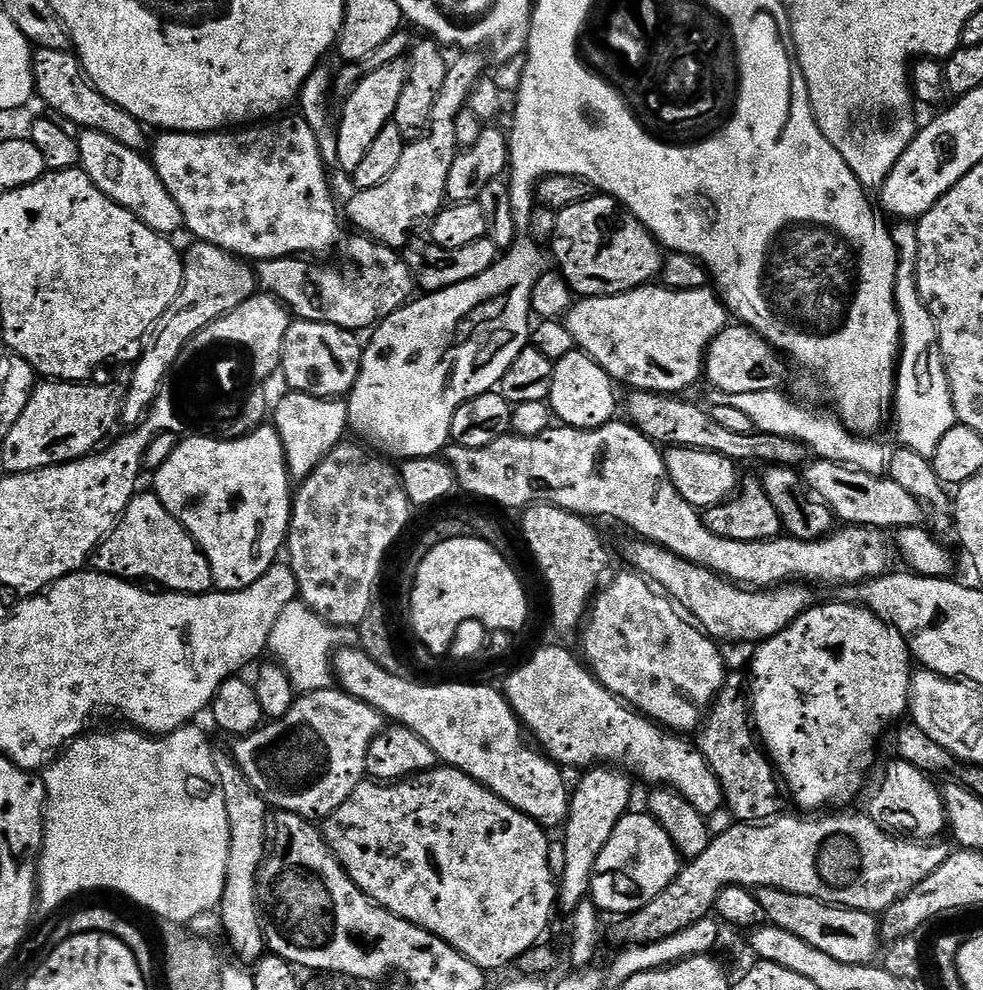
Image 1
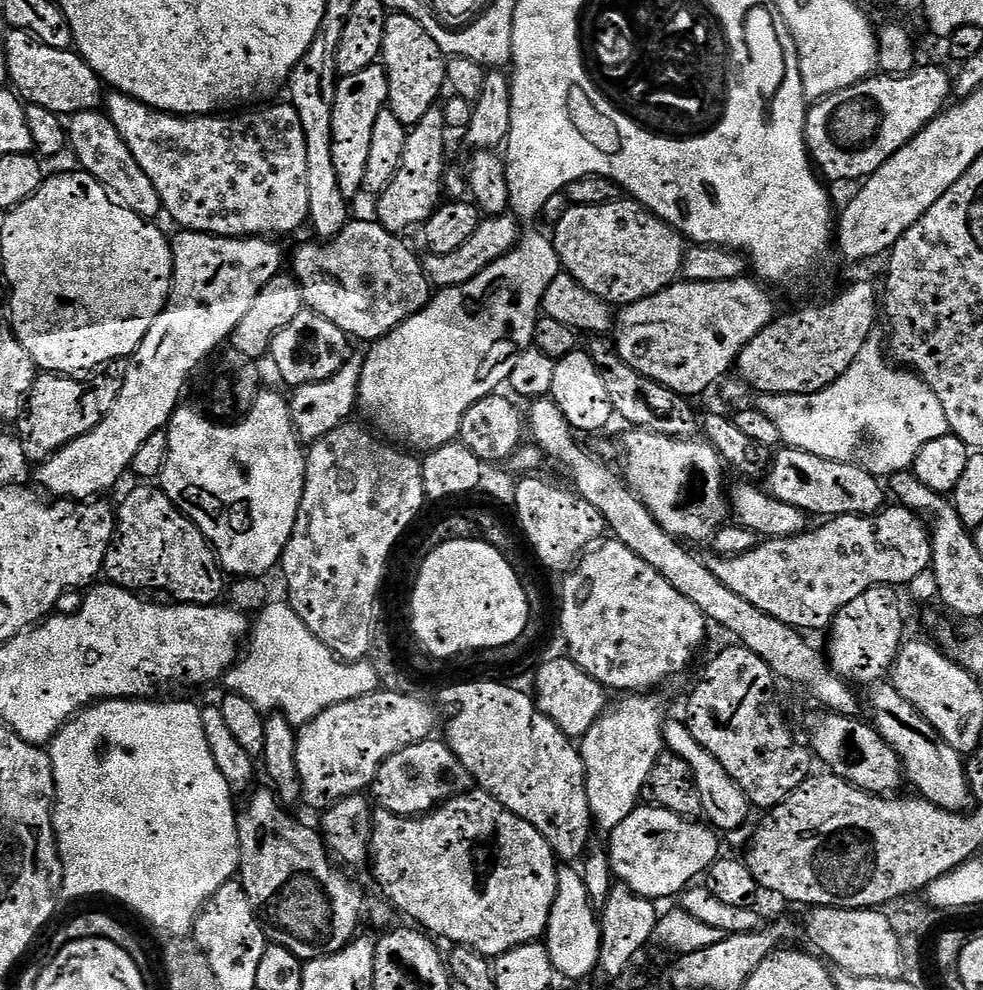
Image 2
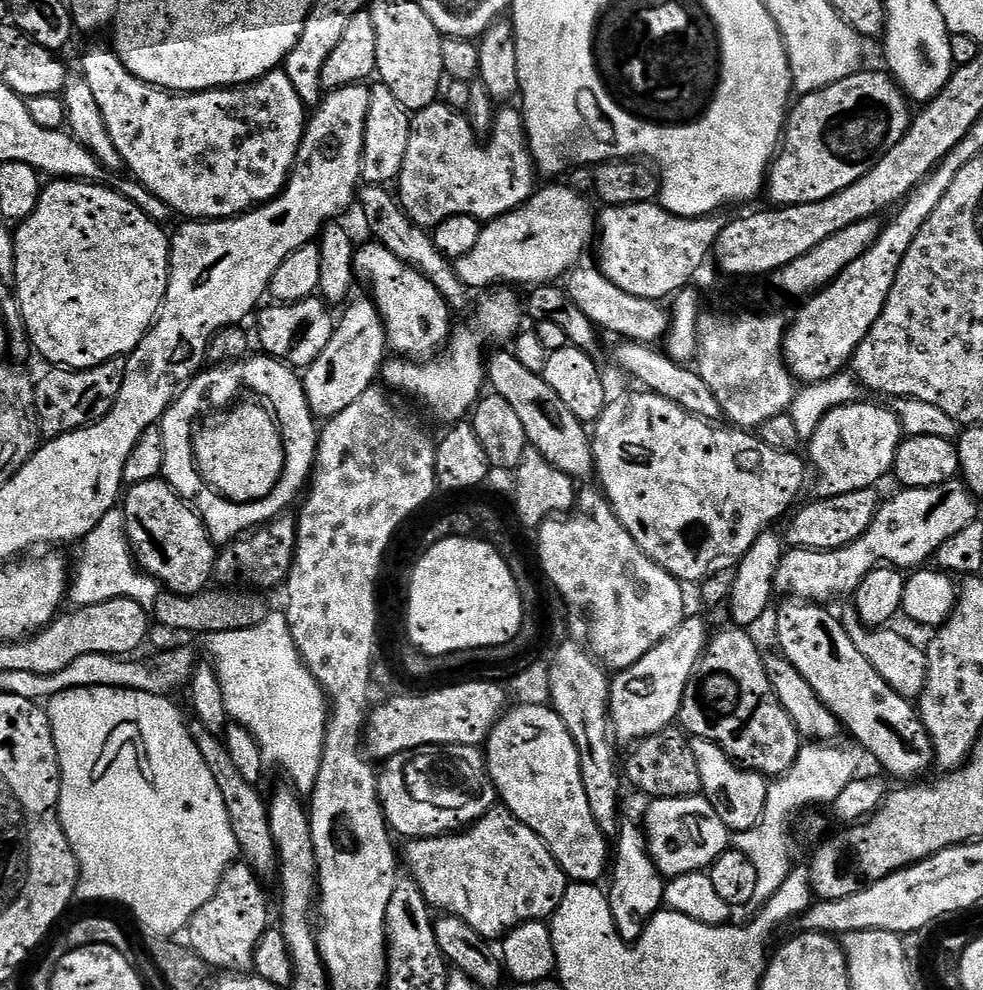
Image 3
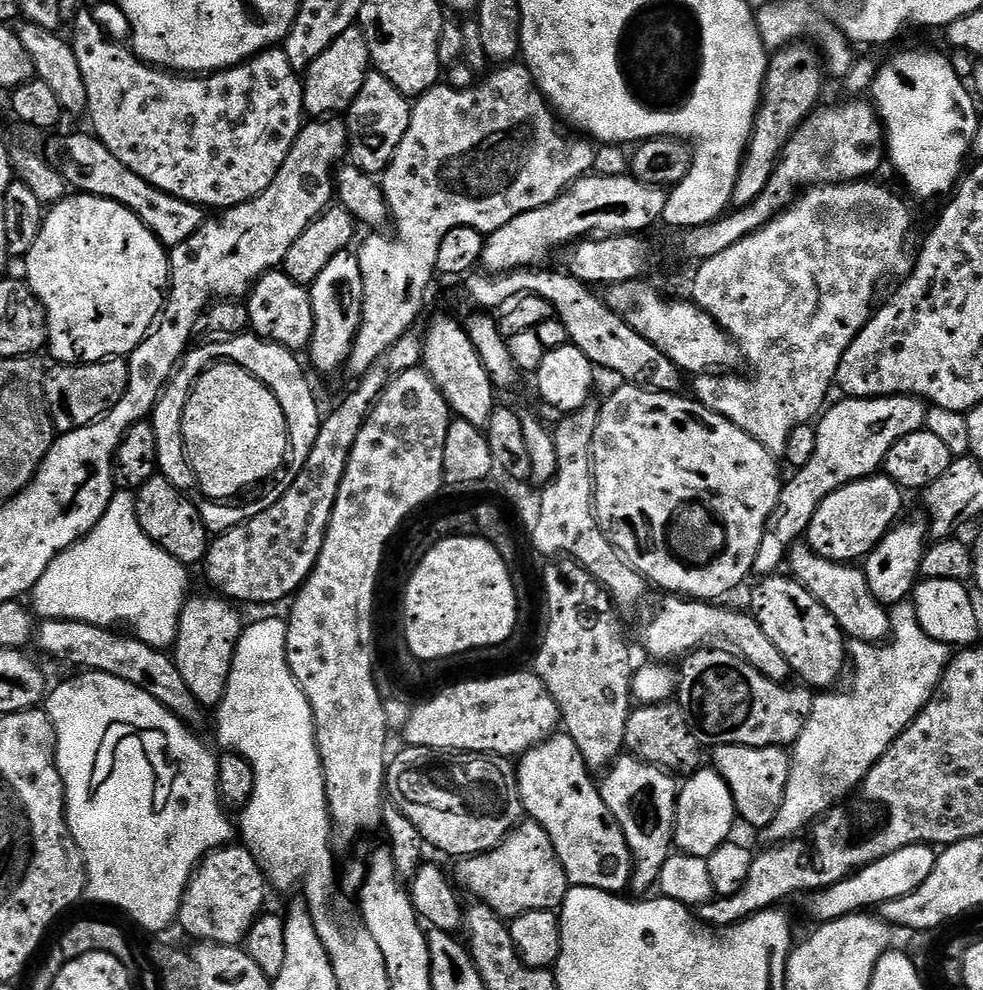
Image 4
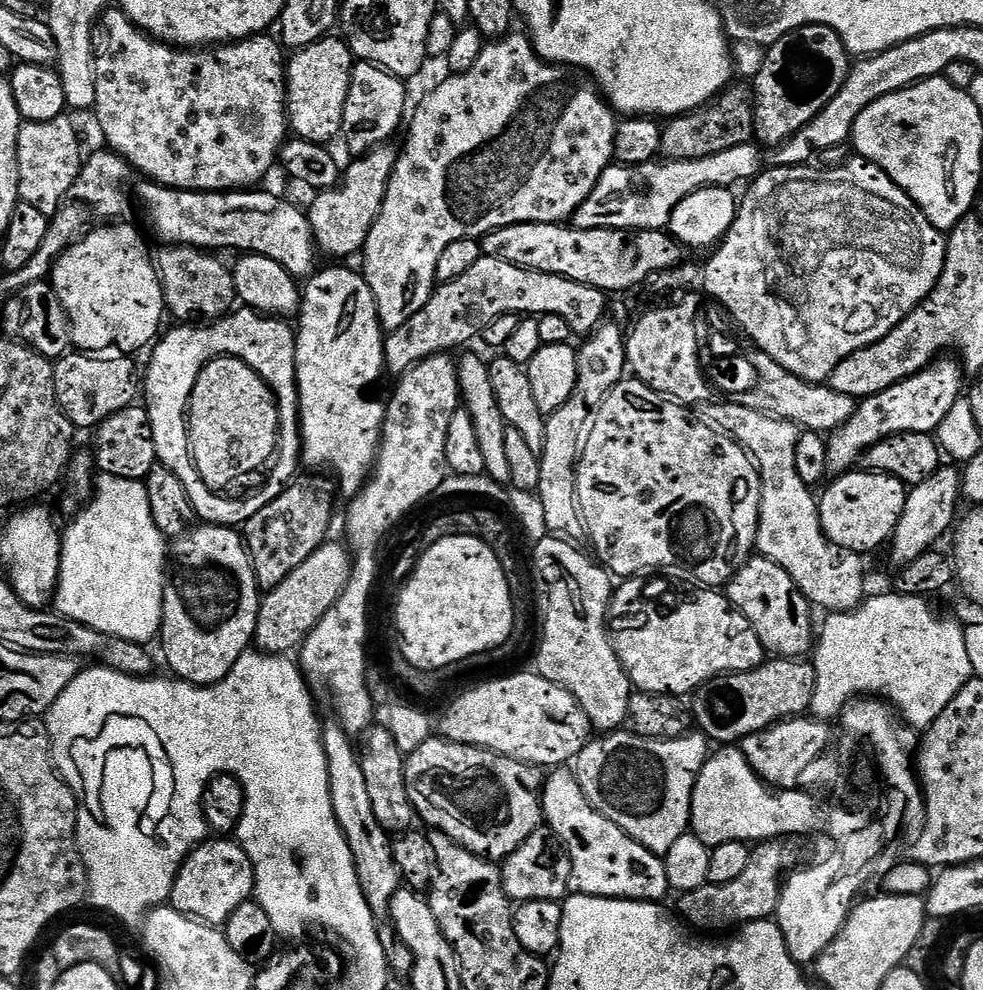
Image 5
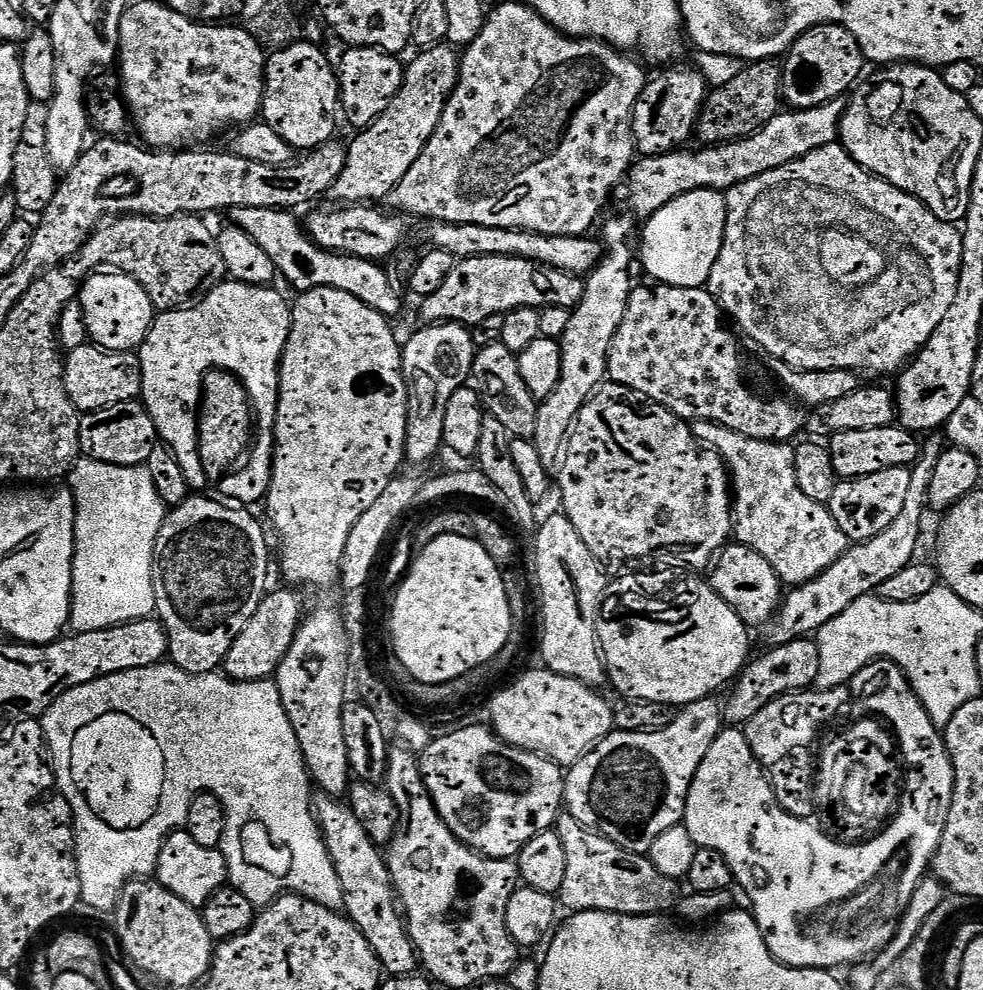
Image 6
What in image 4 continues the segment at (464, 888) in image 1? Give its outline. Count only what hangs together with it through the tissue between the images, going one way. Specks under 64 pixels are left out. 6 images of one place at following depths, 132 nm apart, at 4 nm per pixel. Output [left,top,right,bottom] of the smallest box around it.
[455,819,570,922]

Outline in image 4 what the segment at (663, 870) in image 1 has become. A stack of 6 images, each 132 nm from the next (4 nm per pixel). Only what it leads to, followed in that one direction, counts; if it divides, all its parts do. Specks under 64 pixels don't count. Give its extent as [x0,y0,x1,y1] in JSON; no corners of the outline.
[674,766,738,858]

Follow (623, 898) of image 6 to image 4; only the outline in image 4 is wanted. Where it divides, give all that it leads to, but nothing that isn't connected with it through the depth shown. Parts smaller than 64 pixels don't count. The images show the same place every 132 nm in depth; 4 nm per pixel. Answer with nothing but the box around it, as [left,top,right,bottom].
[515,734,632,893]

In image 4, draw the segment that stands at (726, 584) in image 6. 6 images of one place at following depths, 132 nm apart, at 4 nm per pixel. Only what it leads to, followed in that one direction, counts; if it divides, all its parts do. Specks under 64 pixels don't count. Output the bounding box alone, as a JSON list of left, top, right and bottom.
[751,574,846,690]

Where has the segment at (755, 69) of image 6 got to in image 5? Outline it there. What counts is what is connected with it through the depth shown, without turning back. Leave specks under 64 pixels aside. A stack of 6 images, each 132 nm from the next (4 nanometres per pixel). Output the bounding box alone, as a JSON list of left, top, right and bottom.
[660,82,756,160]

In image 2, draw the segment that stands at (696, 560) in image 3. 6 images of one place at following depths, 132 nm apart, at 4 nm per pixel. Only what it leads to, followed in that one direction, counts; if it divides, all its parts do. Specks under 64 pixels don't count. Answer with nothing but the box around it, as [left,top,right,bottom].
[622,430,886,544]

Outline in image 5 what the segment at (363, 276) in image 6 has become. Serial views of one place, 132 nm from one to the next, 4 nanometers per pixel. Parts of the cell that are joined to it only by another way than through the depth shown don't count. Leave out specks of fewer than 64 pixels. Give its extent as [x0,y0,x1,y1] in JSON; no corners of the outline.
[134,182,318,278]

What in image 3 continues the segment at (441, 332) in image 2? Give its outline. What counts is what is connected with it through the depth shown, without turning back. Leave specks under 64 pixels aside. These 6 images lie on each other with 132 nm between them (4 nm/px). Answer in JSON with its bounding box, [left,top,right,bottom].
[382,290,522,425]

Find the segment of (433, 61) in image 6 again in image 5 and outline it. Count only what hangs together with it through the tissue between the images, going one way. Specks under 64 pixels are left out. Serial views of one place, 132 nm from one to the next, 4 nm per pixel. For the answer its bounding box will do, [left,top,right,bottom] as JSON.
[306,143,397,256]

